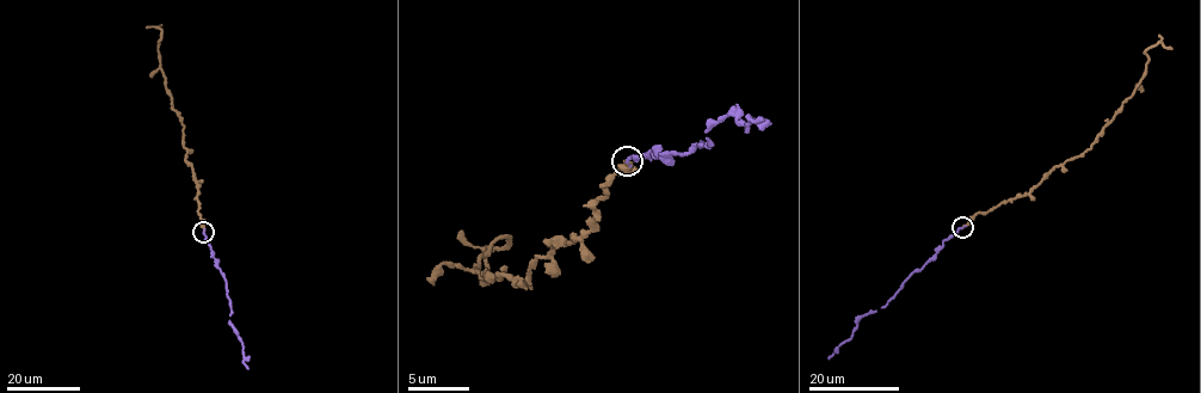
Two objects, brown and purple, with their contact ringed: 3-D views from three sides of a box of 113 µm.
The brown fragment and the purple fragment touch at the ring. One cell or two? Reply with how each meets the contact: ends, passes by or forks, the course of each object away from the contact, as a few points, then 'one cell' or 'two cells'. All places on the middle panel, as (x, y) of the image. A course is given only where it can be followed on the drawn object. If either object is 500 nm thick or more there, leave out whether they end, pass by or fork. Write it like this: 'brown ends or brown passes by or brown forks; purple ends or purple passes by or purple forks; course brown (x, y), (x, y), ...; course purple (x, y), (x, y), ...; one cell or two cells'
brown ends; purple ends; course brown (628, 161), (591, 228), (546, 241), (530, 284), (474, 270), (492, 244), (509, 243), (486, 256), (490, 286); course purple (628, 161), (653, 149), (657, 158), (709, 145), (706, 129), (731, 115), (744, 130), (749, 117), (762, 120); one cell

